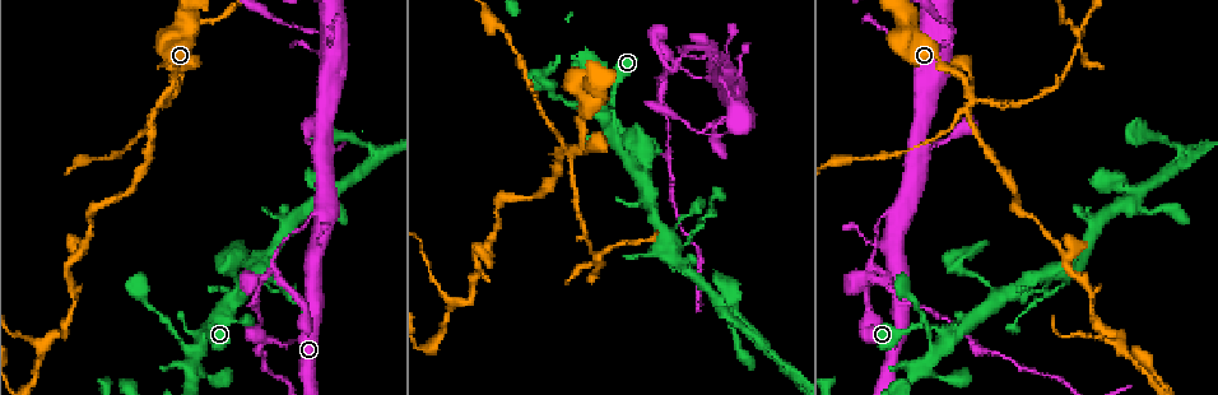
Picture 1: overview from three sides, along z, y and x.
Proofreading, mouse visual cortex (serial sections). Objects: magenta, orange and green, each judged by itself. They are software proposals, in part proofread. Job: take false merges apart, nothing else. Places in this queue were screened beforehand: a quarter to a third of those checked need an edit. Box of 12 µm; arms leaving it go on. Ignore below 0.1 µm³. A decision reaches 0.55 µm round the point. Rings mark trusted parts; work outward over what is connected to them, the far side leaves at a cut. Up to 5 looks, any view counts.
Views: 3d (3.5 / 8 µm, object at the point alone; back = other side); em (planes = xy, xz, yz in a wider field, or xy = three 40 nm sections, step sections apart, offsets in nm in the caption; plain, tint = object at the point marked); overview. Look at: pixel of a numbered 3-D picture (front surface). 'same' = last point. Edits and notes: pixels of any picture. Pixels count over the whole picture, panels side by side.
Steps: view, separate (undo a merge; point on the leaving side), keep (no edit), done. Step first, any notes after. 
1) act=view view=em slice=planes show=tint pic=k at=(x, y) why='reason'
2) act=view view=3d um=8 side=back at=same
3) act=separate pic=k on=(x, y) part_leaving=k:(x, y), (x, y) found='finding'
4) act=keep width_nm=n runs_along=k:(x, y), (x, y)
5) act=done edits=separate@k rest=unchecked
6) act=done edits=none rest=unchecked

act=view view=3d um=8 pic=1 at=(895, 219) why='sharp bend'

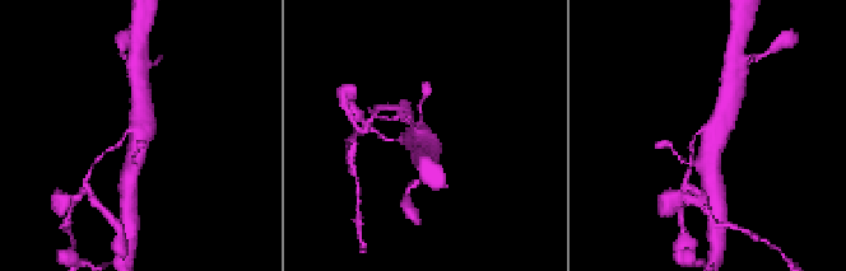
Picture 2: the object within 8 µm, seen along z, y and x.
act=view view=3d um=3.5 pic=2 at=(135, 134)

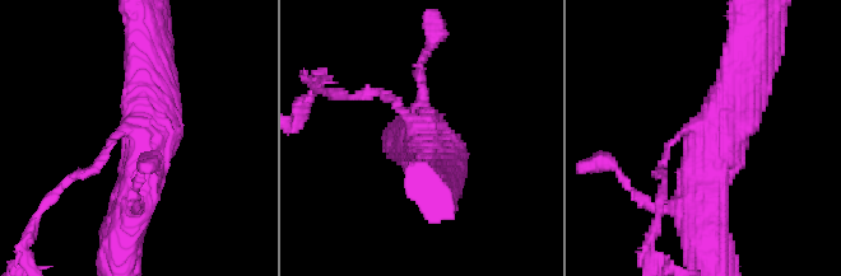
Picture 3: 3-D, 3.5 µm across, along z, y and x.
act=view view=em slice=planes show=tint pic=3 at=(426, 139) arms=3 arm_widths_nm=100,500,600 why='need the tissue'

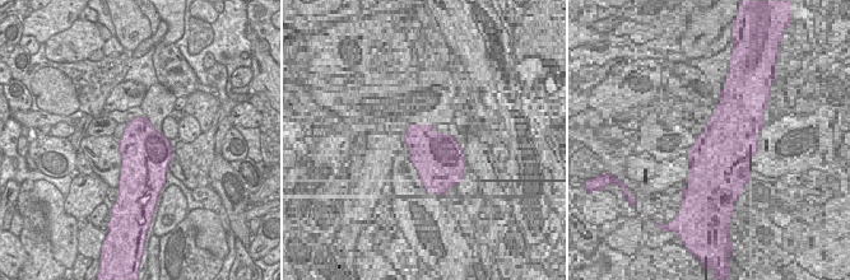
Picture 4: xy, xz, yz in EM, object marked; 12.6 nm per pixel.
act=keep runs_along=3:(709, 227), (705, 144), (751, 70) found='one cell here'

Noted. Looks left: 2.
act=view view=3d um=3.5 pic=1 at=(374, 163) why='a fork'

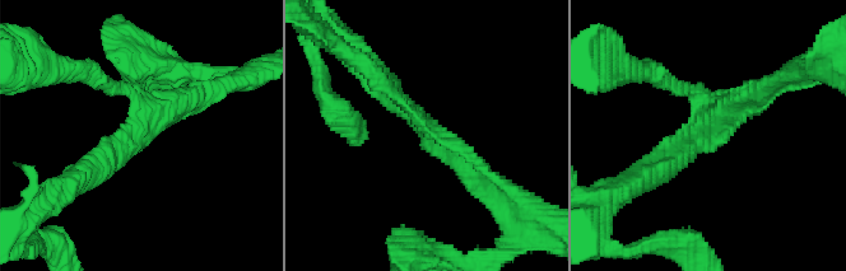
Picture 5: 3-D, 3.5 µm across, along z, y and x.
act=keep runs_along=5:(83, 173), (142, 130), (138, 98), (102, 79) found='all the same cell'

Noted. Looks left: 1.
act=done edits=none rest=unchecked

